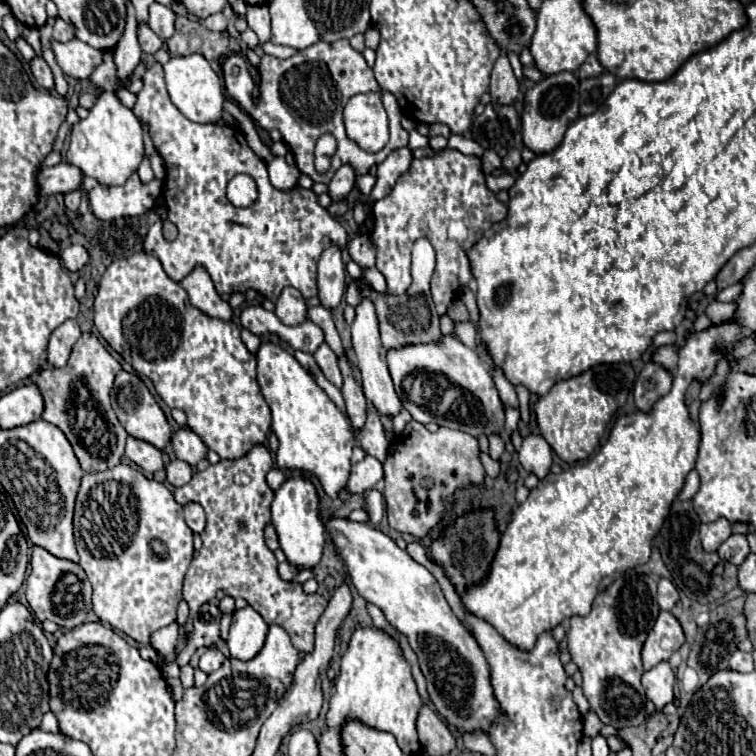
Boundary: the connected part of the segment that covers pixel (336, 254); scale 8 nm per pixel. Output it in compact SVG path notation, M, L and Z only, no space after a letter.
M337 245L327 247L319 259L319 299L321 305L333 309L341 303L345 293L345 265L341 259L341 249Z

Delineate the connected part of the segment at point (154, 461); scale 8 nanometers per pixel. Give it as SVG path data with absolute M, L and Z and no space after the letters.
M129 437L127 439L127 449L125 449L125 455L137 463L141 469L149 471L149 473L155 473L159 469L163 469L163 457L161 457L161 451L155 449L151 443L147 441L139 441L135 437Z

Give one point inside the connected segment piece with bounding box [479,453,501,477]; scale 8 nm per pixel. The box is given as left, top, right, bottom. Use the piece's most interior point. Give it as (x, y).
(492, 468)

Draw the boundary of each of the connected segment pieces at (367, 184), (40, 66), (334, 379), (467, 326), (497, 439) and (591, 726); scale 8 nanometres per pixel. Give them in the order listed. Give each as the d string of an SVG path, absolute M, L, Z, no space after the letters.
M367 173L367 175L357 175L357 187L361 193L369 195L371 189L375 187L375 175L373 173Z
M35 55L29 63L36 82L45 89L53 89L53 73L51 73L49 65L43 61L43 57Z
M323 343L317 353L313 353L317 365L321 367L321 371L325 373L325 377L335 385L341 387L341 373L339 373L339 365L337 365L337 355L331 351L331 347L327 343Z
M457 323L457 327L455 327L455 335L459 337L459 341L463 343L463 345L467 345L467 347L475 347L475 339L477 339L477 331L475 331L475 327L471 325L471 323Z
M493 433L493 435L489 435L489 455L491 455L493 459L499 459L501 453L503 453L503 449L505 449L505 441L503 441L501 435L503 435L503 433Z
M589 711L589 713L585 715L585 735L595 737L595 735L601 731L601 727L603 727L603 723L599 721L599 717L595 717L595 713Z

